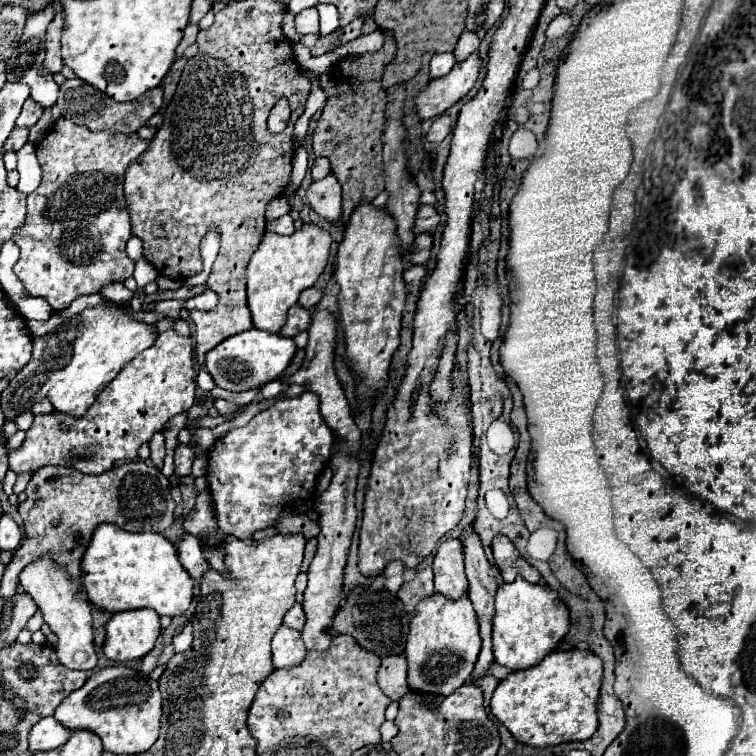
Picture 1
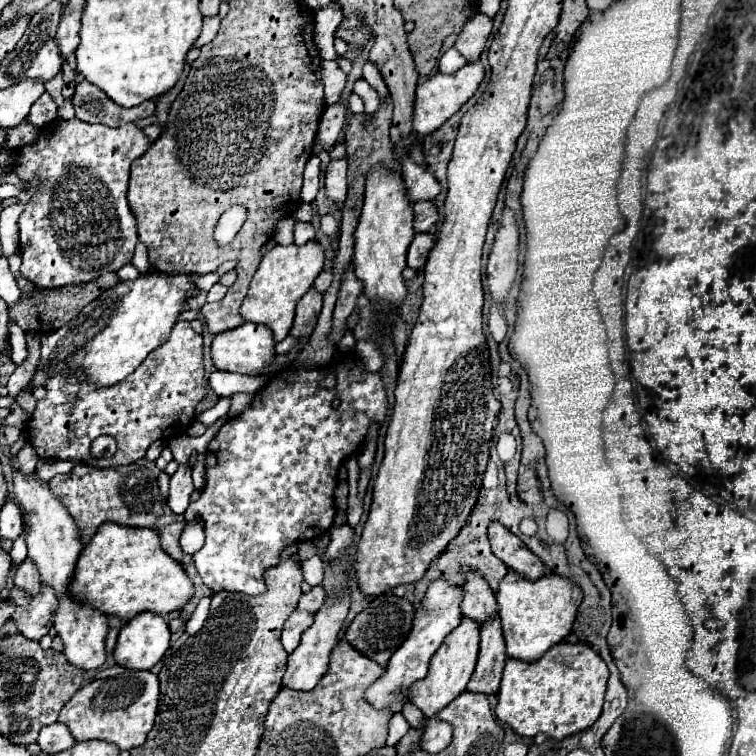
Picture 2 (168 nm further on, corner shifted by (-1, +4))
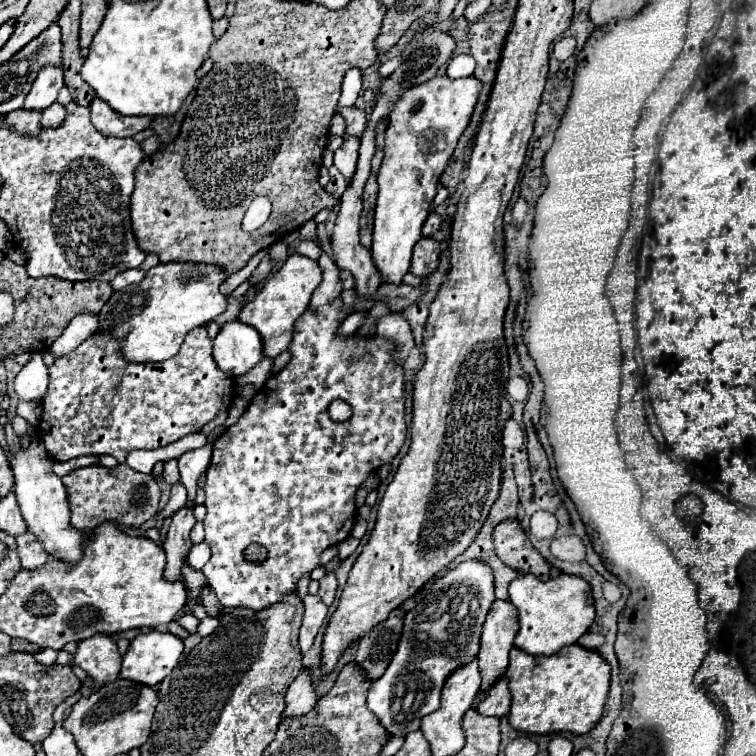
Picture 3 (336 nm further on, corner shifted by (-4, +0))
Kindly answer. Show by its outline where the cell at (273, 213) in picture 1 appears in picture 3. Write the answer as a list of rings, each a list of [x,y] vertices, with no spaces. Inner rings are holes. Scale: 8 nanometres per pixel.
[[[298,240],[298,242],[294,242],[294,244],[296,244],[296,252],[298,252],[298,254],[304,254],[304,256],[308,256],[308,258],[318,260],[318,256],[320,256],[318,244],[314,244],[314,242],[304,242],[304,240]]]

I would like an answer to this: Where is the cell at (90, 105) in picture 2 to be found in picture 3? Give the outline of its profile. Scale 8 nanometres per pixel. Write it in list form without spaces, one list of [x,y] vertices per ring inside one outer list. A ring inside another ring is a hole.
[[[98,96],[90,104],[90,118],[92,118],[94,128],[100,134],[118,136],[118,138],[130,138],[136,132],[150,126],[150,118],[146,118],[146,116],[138,116],[138,118],[136,116],[120,116],[118,112],[112,112],[112,108],[108,108],[108,104],[104,104],[104,100],[100,100]]]

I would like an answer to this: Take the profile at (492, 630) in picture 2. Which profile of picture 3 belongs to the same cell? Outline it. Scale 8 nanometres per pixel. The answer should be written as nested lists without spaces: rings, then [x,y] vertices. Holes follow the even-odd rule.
[[[502,676],[500,680],[496,680],[496,684],[492,684],[492,688],[488,688],[488,692],[478,692],[478,702],[476,702],[476,710],[484,716],[506,716],[510,710],[510,690],[508,690],[508,678]]]

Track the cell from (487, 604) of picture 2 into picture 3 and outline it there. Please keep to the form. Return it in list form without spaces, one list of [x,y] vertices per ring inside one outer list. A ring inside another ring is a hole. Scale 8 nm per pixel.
[[[494,600],[492,608],[484,620],[480,636],[480,674],[482,690],[494,684],[508,668],[508,652],[512,648],[518,630],[518,614],[512,602]]]

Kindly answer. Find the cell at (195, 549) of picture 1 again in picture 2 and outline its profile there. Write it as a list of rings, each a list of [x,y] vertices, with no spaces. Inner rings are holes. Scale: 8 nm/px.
[[[203,598],[199,604],[197,604],[197,608],[195,608],[195,612],[191,614],[191,620],[187,622],[187,632],[189,634],[197,634],[201,628],[203,628],[203,622],[207,620],[207,614],[209,614],[209,598]]]

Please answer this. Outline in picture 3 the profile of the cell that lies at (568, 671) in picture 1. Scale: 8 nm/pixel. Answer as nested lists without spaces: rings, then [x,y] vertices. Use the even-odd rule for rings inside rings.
[[[578,644],[544,658],[512,648],[508,680],[512,694],[508,722],[514,730],[528,734],[586,734],[602,718],[610,692],[610,664],[598,652]]]

